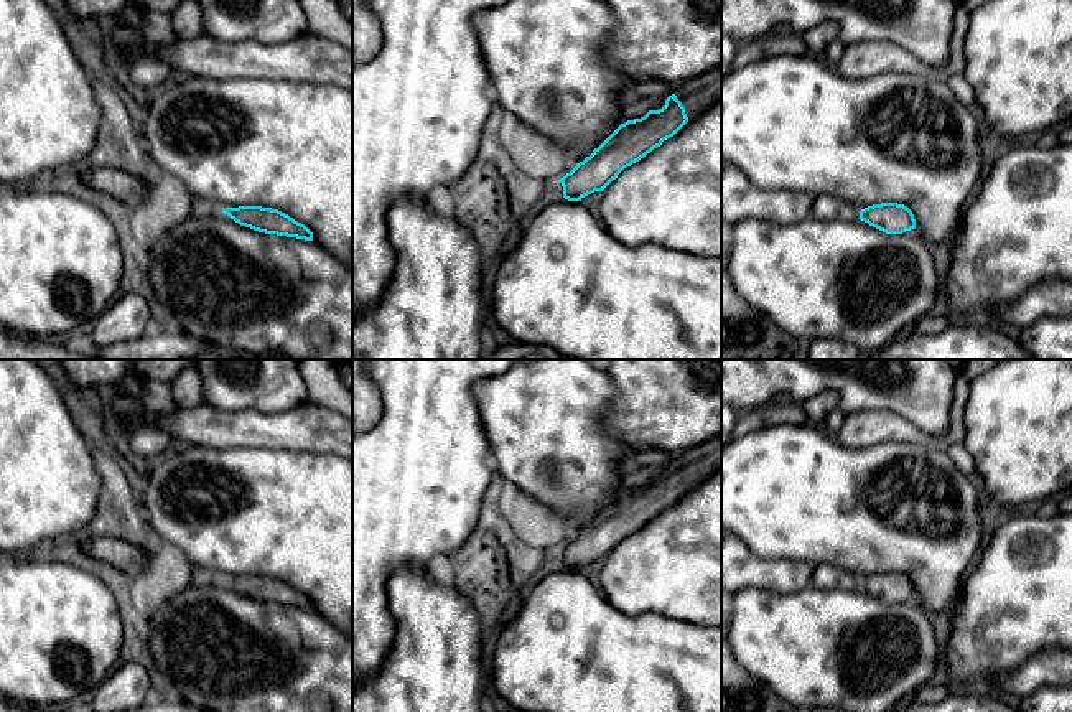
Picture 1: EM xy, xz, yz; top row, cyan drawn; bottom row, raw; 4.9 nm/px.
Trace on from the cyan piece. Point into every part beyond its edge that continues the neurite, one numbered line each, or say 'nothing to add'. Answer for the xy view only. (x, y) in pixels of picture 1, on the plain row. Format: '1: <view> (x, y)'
nothing to add

